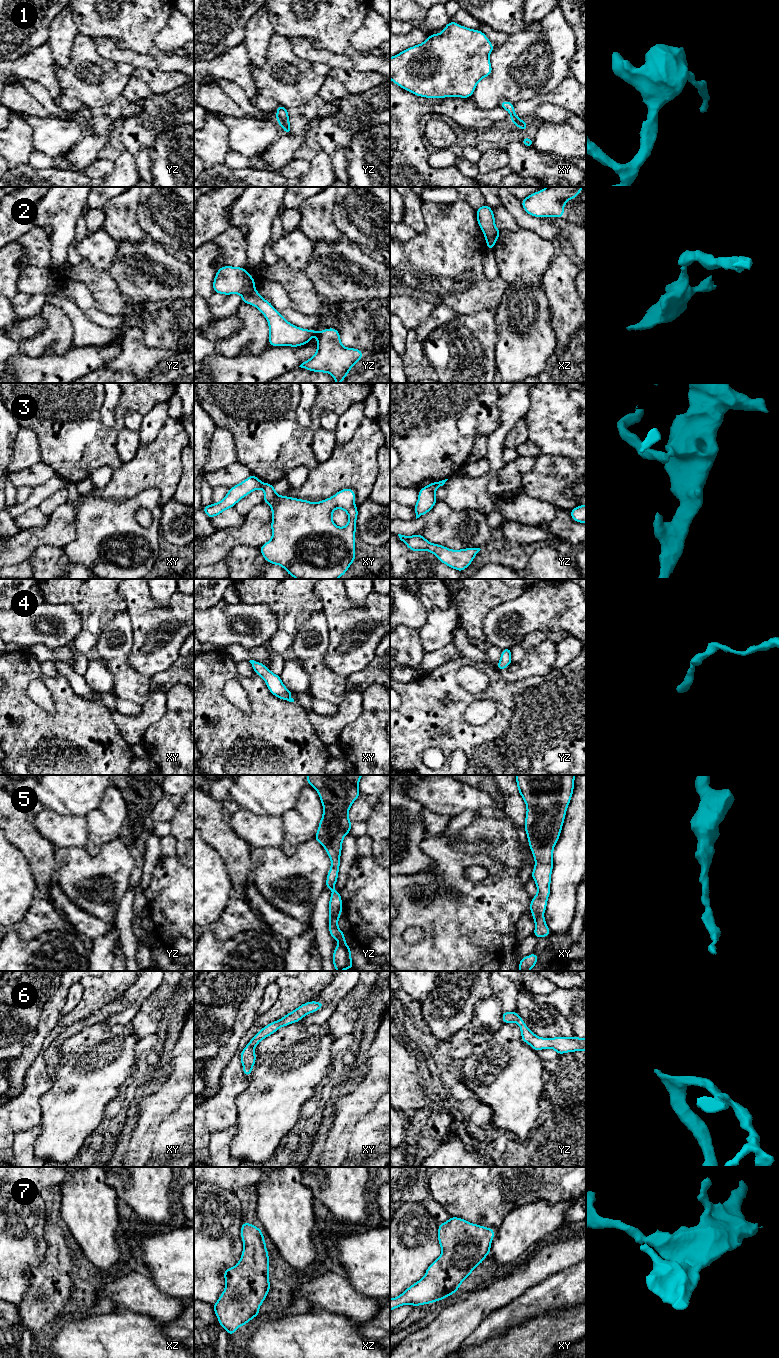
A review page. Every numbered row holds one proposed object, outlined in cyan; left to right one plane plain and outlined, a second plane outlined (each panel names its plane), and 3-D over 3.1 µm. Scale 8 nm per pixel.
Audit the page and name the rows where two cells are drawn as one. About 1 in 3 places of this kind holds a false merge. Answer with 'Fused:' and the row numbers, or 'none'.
Fused: 2, 3

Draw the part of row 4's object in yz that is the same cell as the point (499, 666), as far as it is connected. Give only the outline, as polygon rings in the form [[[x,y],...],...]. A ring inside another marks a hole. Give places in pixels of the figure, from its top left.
[[[511,648],[502,649],[501,659],[497,663],[497,669],[503,670],[512,663]]]

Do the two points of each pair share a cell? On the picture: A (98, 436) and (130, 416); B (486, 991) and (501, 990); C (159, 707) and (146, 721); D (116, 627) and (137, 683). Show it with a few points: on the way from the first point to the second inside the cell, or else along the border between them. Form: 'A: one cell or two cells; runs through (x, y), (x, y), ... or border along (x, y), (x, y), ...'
A: two cells; border along (142, 414), (127, 410), (124, 415), (124, 426)
B: two cells; border along (489, 981), (493, 994)
C: one cell; runs through (156, 710), (148, 718)
D: one cell; runs through (125, 641), (122, 647), (123, 669)

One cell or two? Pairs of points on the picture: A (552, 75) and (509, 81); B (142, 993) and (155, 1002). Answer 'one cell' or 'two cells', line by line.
A: one cell
B: two cells

